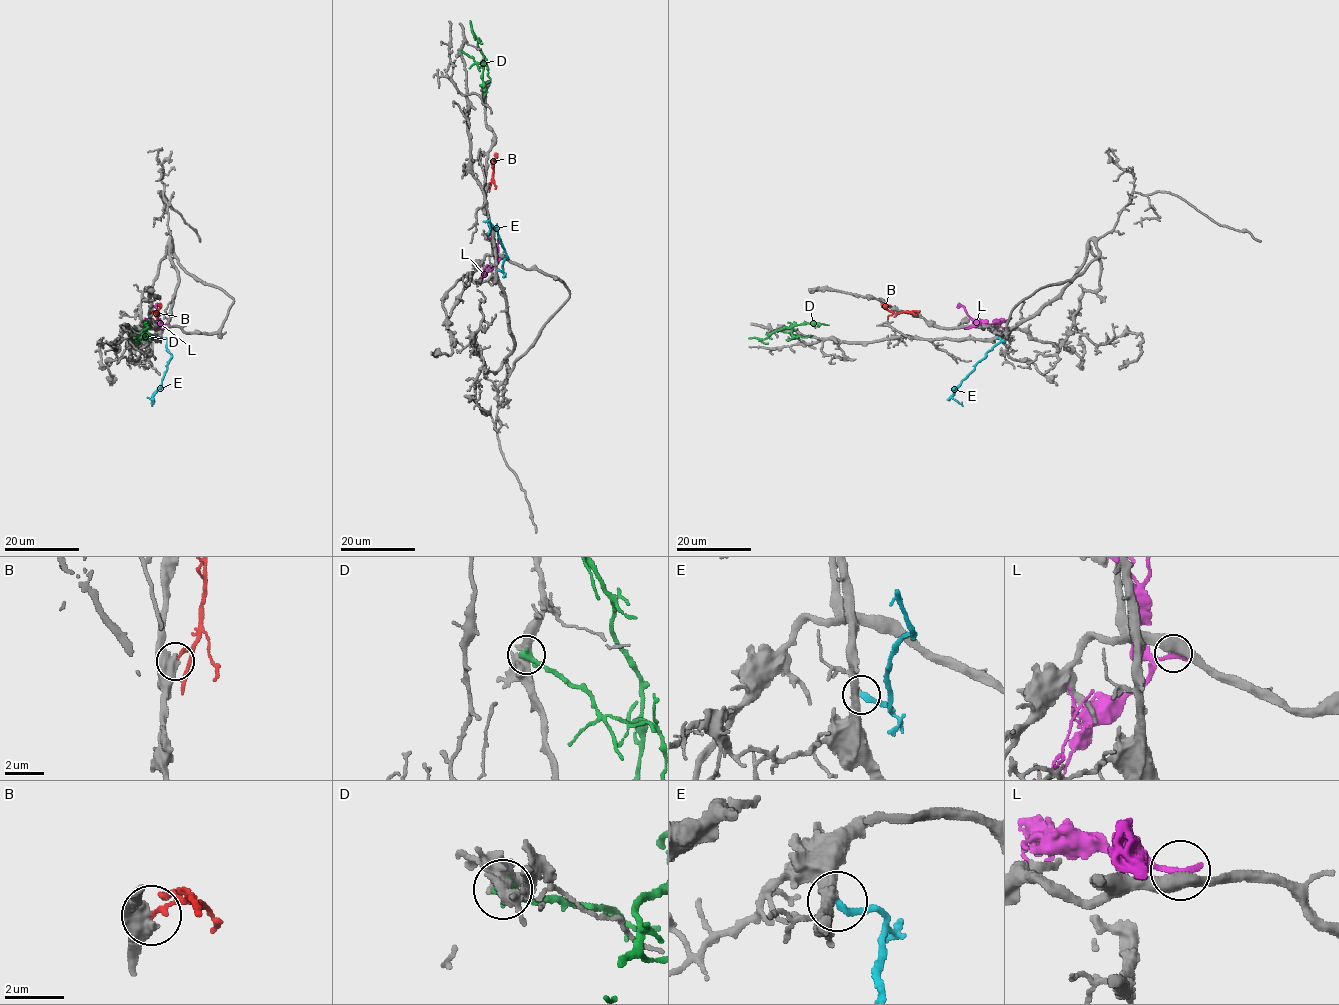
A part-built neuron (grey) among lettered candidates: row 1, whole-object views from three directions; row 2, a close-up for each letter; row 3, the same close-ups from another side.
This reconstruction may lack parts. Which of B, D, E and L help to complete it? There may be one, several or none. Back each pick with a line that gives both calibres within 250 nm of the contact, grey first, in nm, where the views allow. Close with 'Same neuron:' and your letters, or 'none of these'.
E: 440 nm thick on the grey side, 260 nm on the other
Same neuron: E

